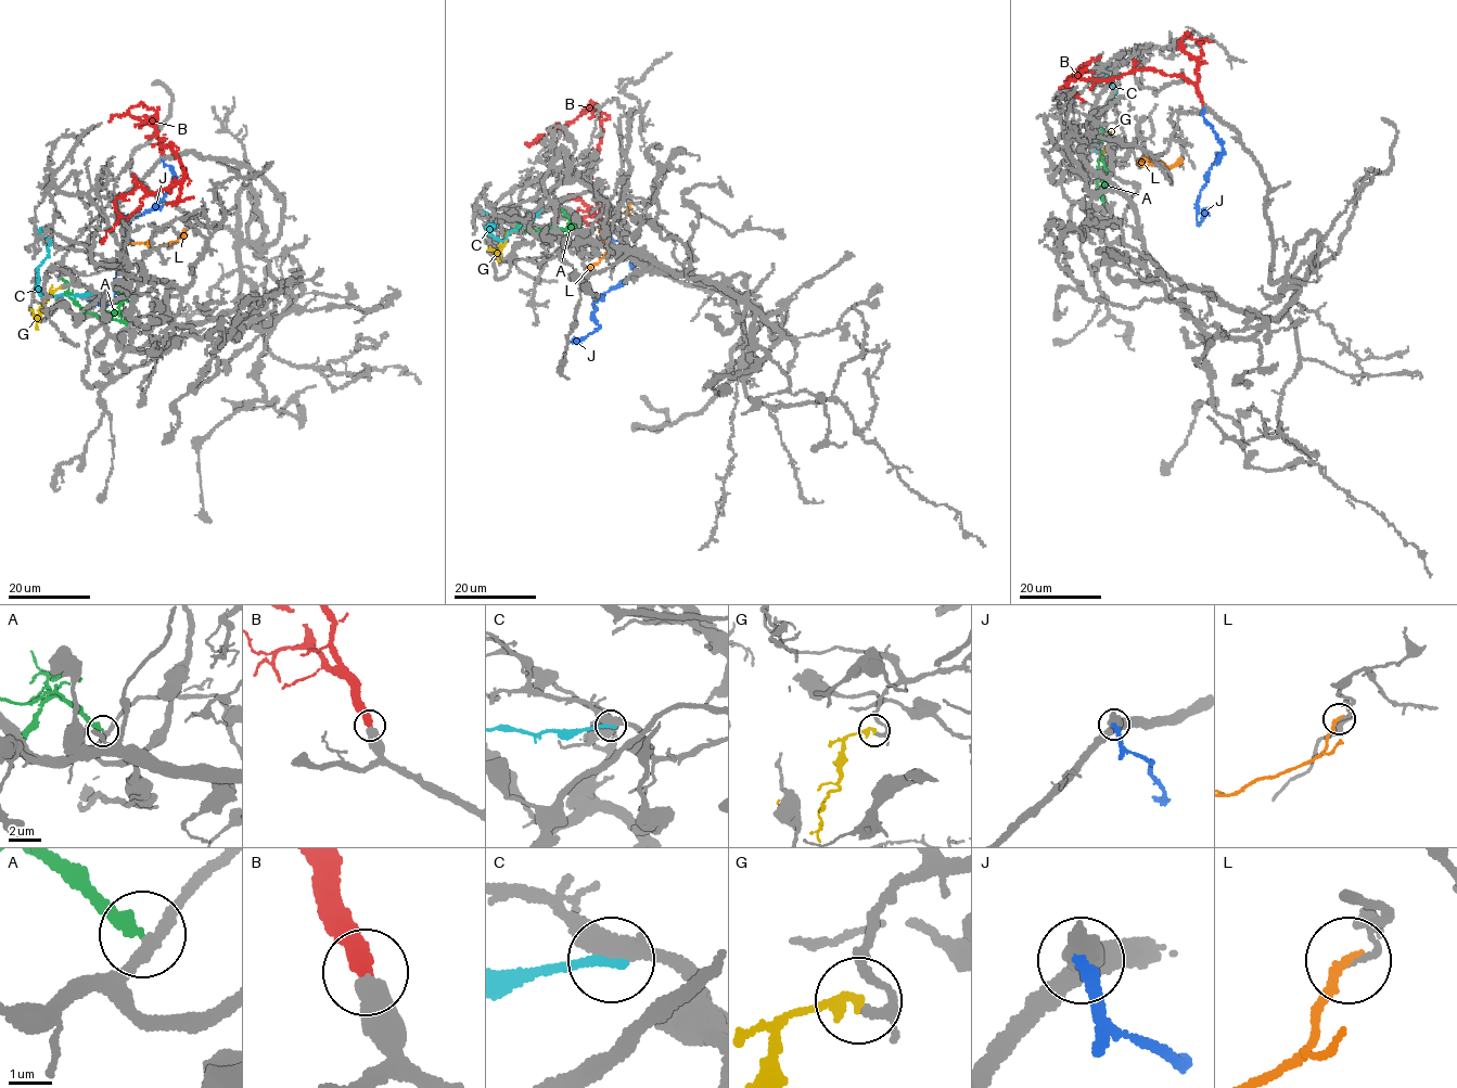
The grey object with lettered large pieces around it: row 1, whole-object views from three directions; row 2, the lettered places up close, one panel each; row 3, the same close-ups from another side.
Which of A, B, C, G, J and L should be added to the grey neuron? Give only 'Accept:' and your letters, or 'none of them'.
Accept: B, G

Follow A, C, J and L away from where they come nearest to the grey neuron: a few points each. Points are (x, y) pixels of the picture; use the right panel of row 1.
A: (1107, 207), (1096, 183), (1102, 135), (1098, 123)
C: (1091, 151), (1100, 139), (1104, 140), (1099, 117), (1116, 93), (1107, 74), (1109, 66)
J: (1202, 106), (1204, 118), (1223, 151), (1211, 165), (1205, 186), (1199, 191), (1197, 224), (1205, 208)
L: (1154, 164), (1142, 166), (1139, 162), (1151, 158), (1170, 168), (1180, 163)

